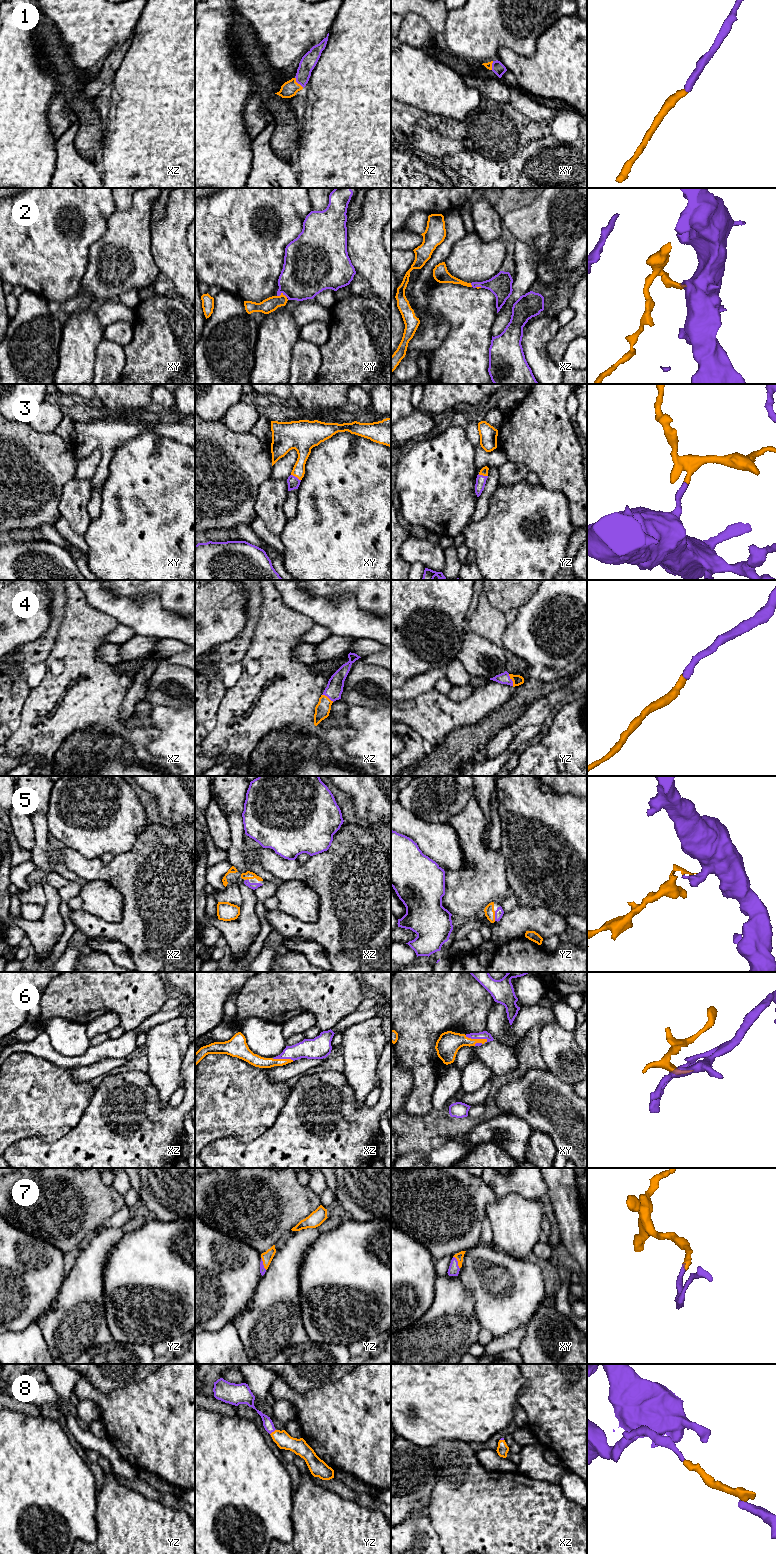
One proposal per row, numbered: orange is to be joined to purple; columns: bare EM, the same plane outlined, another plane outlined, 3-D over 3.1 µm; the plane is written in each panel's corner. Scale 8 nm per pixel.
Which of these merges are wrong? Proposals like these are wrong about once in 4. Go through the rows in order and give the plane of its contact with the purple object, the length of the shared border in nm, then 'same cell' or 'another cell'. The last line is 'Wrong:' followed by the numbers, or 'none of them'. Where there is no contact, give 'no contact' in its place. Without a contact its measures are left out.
1: xz | 110 nm | same cell
2: xy | 90 nm | same cell
3: xy | 90 nm | same cell
4: yz | 100 nm | same cell
5: yz | 80 nm | same cell
6: xy | 190 nm | same cell
7: xy | 120 nm | same cell
8: yz | 60 nm | same cell
Wrong: none of them

